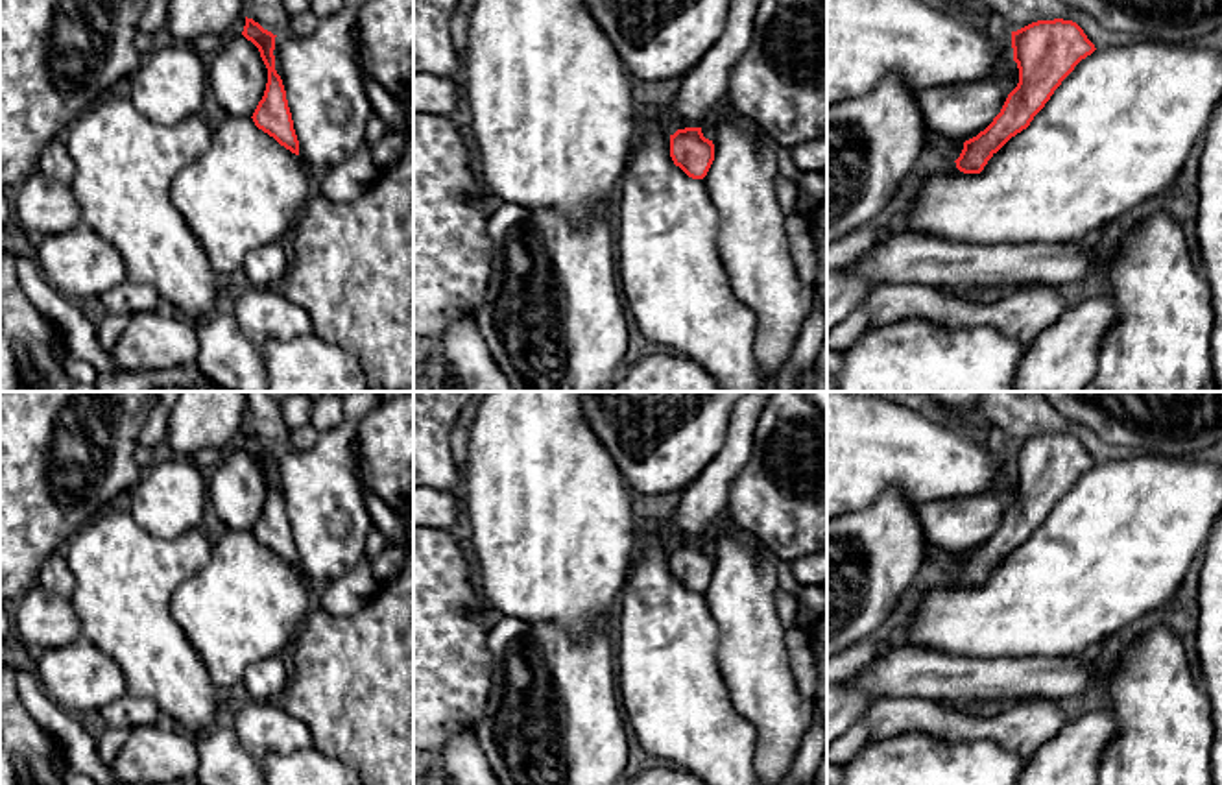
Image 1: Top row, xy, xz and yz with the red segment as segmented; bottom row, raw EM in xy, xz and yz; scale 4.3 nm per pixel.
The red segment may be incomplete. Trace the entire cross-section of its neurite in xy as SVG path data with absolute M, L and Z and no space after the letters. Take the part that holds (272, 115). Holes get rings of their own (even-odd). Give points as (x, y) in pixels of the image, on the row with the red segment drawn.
M247 17L242 35L258 48L260 57L268 68L266 91L251 118L258 129L273 137L292 153L299 155L299 140L294 129L286 91L281 76L275 70L273 50L277 35L264 30L258 22Z

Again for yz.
M1063 18L1037 20L1012 31L1012 48L1019 83L993 122L964 142L954 161L964 174L980 174L1012 137L1030 126L1074 66L1096 50L1076 22Z

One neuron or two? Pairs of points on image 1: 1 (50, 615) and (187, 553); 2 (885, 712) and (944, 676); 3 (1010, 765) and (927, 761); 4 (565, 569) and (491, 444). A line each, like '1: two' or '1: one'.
1: two
2: two
3: one
4: one

